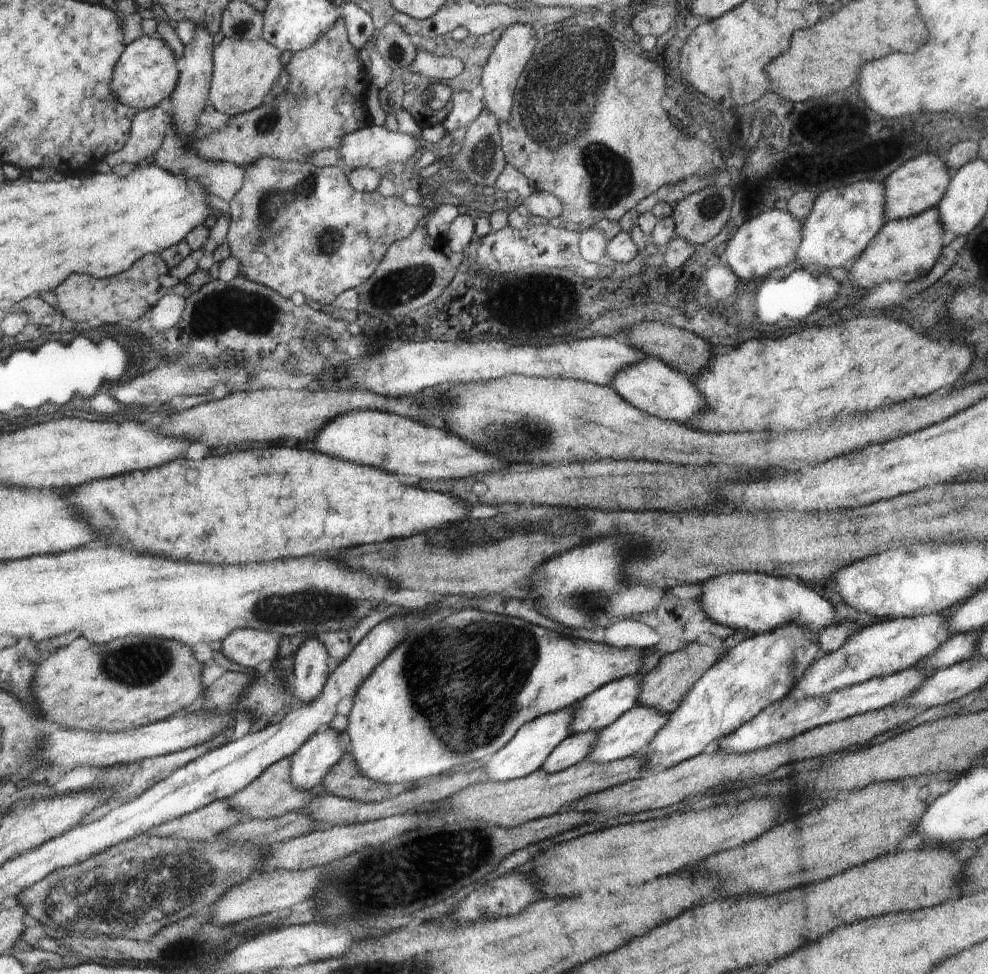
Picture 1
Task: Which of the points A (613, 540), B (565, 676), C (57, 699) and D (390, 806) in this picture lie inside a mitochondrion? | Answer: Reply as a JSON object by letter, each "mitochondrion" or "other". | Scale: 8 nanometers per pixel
{"A":"other","B":"other","C":"other","D":"other"}

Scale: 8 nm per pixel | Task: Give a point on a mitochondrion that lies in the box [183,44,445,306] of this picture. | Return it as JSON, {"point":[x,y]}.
{"point":[272,208]}

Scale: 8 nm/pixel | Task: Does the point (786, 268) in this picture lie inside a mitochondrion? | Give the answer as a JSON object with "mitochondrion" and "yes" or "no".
{"mitochondrion":"no"}

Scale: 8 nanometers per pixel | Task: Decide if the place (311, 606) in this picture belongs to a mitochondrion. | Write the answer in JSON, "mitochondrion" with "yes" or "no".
{"mitochondrion":"yes"}

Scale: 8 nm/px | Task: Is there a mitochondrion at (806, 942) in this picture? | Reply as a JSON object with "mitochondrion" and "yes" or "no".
{"mitochondrion":"no"}

